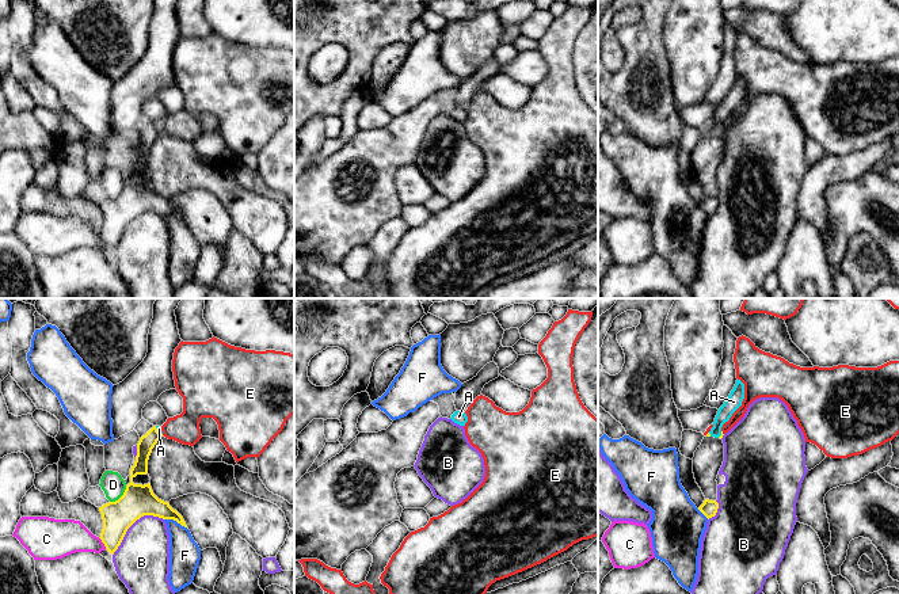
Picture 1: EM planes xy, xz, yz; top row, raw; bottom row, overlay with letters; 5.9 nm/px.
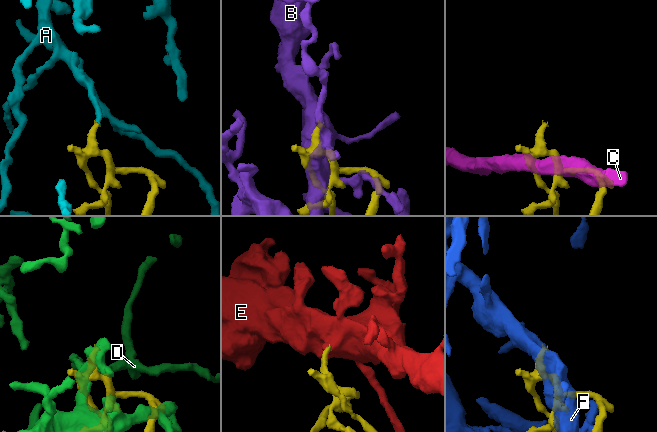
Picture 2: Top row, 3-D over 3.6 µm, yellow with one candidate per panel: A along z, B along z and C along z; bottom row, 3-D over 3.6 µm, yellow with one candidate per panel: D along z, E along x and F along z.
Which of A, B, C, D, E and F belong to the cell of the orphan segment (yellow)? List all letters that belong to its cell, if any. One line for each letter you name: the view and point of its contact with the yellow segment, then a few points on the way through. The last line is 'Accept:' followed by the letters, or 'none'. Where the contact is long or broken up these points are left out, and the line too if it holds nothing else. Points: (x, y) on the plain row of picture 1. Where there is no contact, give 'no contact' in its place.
A: xy (156, 126) | across xy (147, 139), (156, 126), (159, 125)
Accept: A

